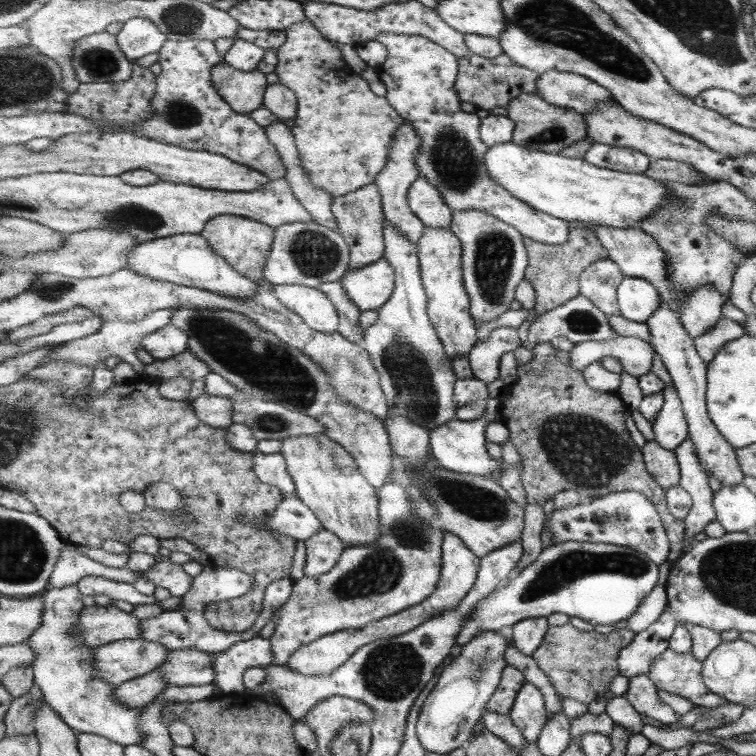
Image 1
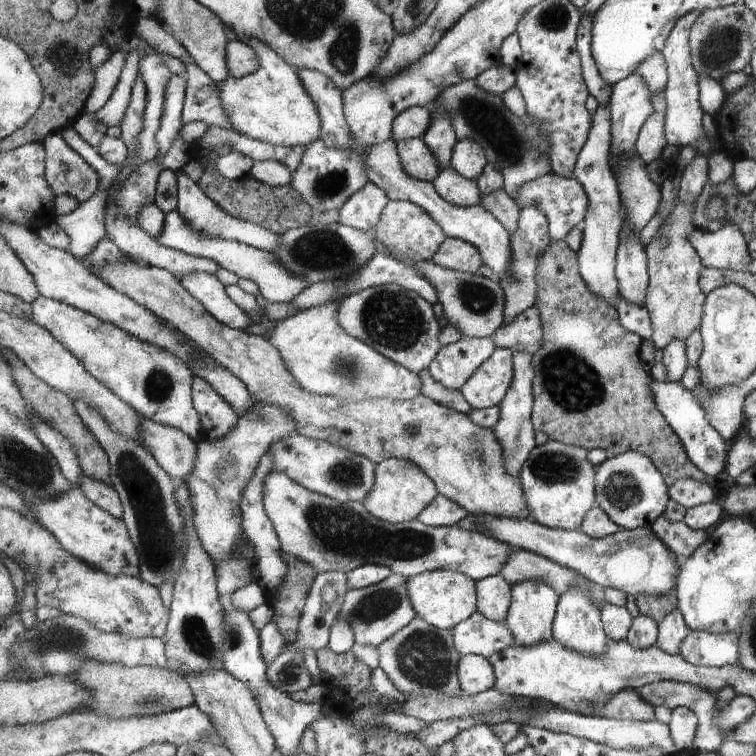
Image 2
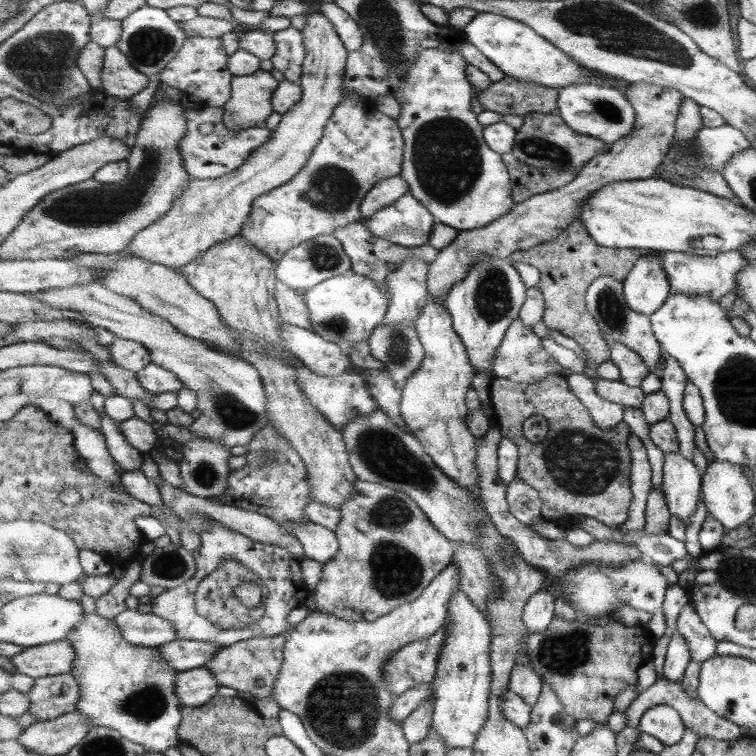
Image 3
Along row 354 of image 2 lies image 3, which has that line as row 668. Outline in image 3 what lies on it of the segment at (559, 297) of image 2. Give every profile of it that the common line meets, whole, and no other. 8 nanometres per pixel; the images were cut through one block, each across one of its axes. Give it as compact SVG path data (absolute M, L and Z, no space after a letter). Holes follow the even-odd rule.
M556 616L547 630L540 633L529 632L527 635L534 671L542 675L542 678L551 685L551 688L557 693L558 699L564 704L567 714L570 714L576 721L588 718L598 723L606 723L607 718L615 710L616 698L628 686L637 684L637 680L639 680L637 670L651 660L652 648L657 645L657 639L653 638L653 634L647 632L644 626L627 627L614 620L604 626L599 626L577 619L563 620L560 616Z

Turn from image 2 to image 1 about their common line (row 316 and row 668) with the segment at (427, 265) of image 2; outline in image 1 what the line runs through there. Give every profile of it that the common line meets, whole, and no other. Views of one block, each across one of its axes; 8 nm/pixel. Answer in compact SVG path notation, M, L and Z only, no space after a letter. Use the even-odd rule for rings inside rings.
M509 630L485 631L468 642L460 652L459 656L450 658L442 666L438 675L432 684L432 690L429 692L428 699L425 701L419 720L417 721L417 732L422 745L428 752L436 754L449 754L453 750L465 747L474 734L474 728L483 720L486 708L494 692L498 689L502 681L503 671L506 669L505 660L506 650L510 648L511 637Z

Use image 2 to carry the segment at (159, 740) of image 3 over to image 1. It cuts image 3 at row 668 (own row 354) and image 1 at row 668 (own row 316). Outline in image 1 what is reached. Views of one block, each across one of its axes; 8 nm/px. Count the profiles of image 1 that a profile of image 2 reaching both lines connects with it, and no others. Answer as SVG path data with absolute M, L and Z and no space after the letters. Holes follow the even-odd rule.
M66 586L65 588L51 588L43 593L44 605L43 624L28 640L29 646L38 654L32 664L36 686L43 690L44 700L49 706L78 733L99 734L118 742L124 747L129 745L141 745L146 736L140 729L140 716L142 708L133 708L122 705L114 691L116 688L98 675L95 666L96 656L94 648L78 641L72 633L79 624L79 617L84 604L84 594L79 592L79 587Z

